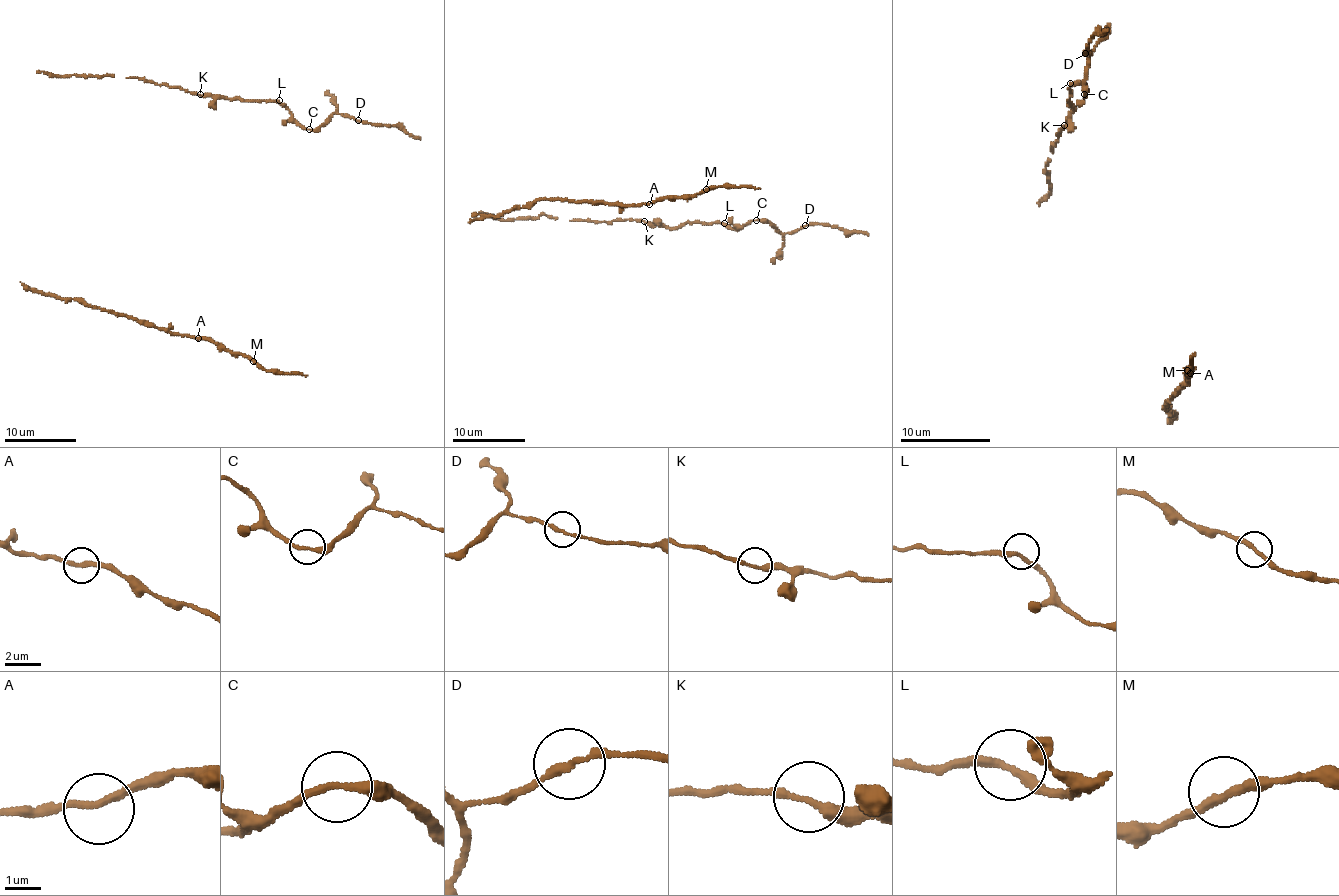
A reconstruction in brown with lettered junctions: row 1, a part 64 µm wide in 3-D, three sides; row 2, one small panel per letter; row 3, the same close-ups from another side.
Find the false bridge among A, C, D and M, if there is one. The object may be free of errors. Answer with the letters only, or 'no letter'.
no letter

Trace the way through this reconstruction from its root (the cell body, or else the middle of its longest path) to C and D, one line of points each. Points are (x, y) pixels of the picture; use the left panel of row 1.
C: (49, 77), (144, 78), (201, 95), (279, 100), (309, 129)
D: (49, 77), (144, 78), (201, 95), (279, 100), (307, 129), (316, 129), (334, 114), (347, 114), (357, 120)

